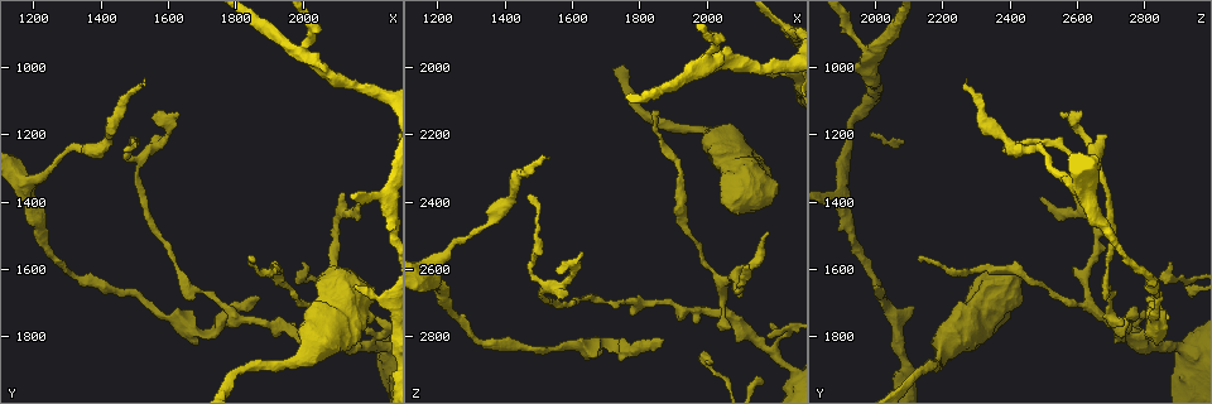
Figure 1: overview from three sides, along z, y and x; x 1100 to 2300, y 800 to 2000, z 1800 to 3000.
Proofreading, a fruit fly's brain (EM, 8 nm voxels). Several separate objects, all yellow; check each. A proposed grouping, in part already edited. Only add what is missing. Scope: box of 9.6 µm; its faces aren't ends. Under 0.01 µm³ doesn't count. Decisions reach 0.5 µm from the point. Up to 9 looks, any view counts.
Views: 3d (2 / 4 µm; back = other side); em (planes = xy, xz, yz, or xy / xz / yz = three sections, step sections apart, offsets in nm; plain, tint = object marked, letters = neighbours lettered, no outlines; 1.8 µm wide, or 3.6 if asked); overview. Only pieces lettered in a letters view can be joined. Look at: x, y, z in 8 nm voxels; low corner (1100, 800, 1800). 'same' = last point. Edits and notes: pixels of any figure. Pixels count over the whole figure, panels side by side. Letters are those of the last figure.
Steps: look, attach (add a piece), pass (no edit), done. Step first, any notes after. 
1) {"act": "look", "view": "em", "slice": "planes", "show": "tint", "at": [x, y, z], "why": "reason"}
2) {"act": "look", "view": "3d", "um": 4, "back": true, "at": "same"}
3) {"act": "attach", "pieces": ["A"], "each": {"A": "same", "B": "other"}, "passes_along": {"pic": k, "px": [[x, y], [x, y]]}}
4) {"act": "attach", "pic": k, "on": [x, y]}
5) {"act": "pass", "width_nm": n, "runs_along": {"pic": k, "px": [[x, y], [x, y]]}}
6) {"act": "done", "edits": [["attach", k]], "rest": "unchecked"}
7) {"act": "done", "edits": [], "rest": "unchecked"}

{"act": "look", "view": "em", "slice": "xz", "step": 8, "show": "letters", "at": [1860, 1680, 2810], "why": "free end"}

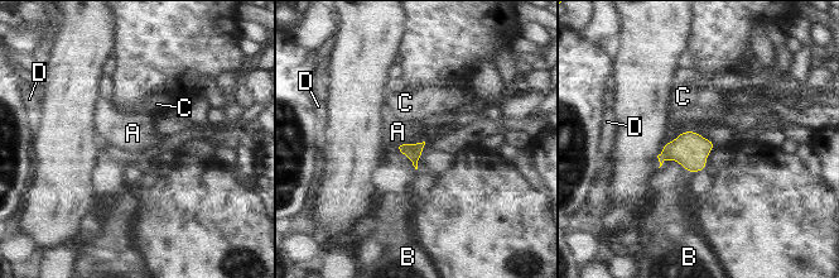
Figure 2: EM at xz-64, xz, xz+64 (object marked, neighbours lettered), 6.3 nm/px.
{"act": "pass", "each": {"A": "other", "B": "other", "C": "other", "D": "other"}, "border": {"pic": 2, "px": [[424, 140], [395, 144]]}, "found": "no lettered piece goes on from it"}

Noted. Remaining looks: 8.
{"act": "look", "view": "em", "slice": "xz", "step": 4, "show": "tint", "at": [2200, 1820, 2850], "why": "two arms in line, one across"}

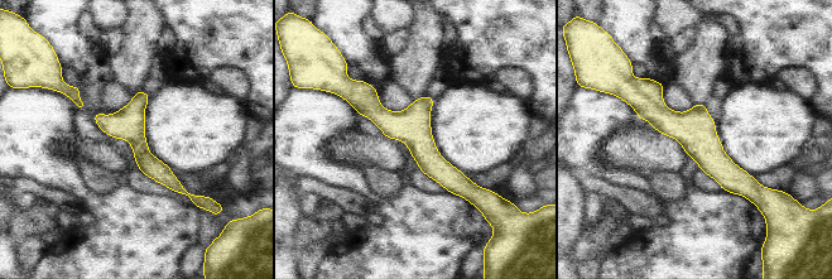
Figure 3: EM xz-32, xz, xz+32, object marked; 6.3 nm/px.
{"act": "look", "view": "em", "slice": "xz", "step": 4, "show": "letters", "at": "same", "why": "what lies round it"}

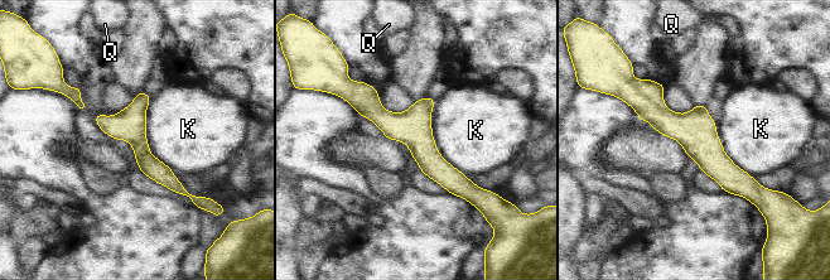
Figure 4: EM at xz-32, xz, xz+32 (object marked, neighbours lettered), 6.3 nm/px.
{"act": "pass", "each": {"K": "other", "Q": "other"}, "runs_along": {"pic": 4, "px": [[352, 101], [474, 188]]}, "found": "no lettered piece goes on from it"}

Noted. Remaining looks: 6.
{"act": "look", "view": "3d", "um": 4, "at": [1540, 1040, 2280]}

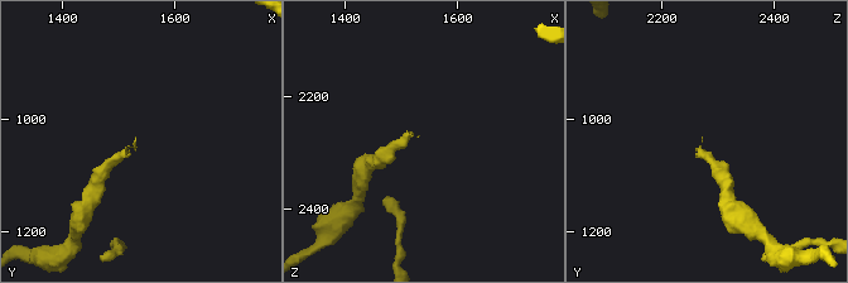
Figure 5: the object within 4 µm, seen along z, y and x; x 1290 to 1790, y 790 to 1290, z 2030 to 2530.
{"act": "look", "view": "em", "slice": "planes", "show": "letters", "at": [1525, 1035, 2270]}

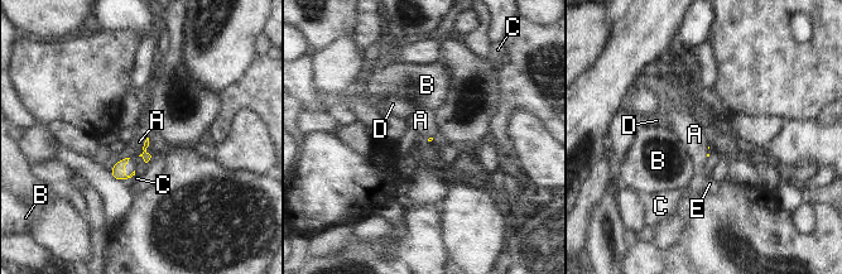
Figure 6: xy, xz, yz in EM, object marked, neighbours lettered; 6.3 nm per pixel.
{"act": "attach", "pieces": ["A"], "each": {"A": "same", "B": "other", "C": "other", "D": "other", "E": "other"}, "passes_along": {"pic": 6, "px": [[145, 155], [143, 148], [139, 142]]}, "found": "it goes on there"}

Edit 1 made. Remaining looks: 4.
{"act": "look", "view": "overview"}

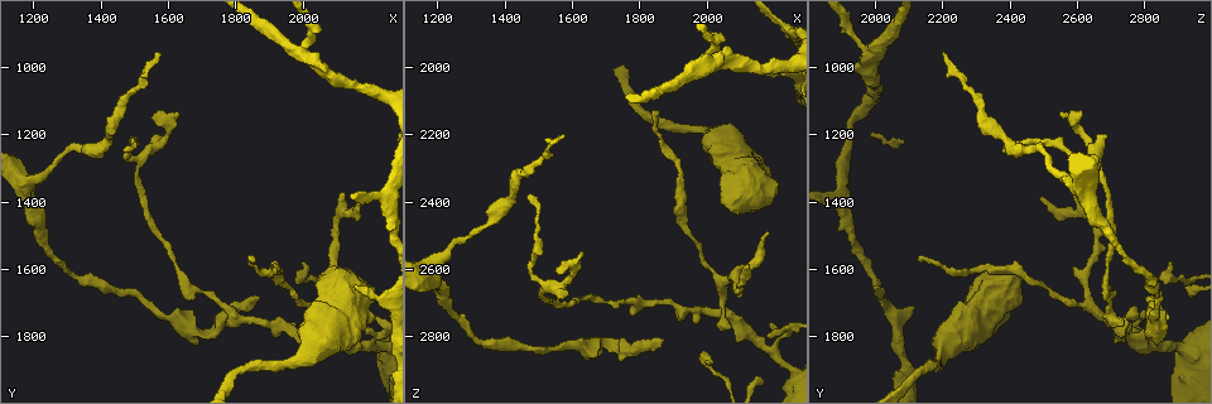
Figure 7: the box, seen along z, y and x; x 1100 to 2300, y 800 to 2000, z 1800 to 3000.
{"act": "look", "view": "3d", "um": 2, "at": [2160, 1650, 1990], "why": "an open end"}

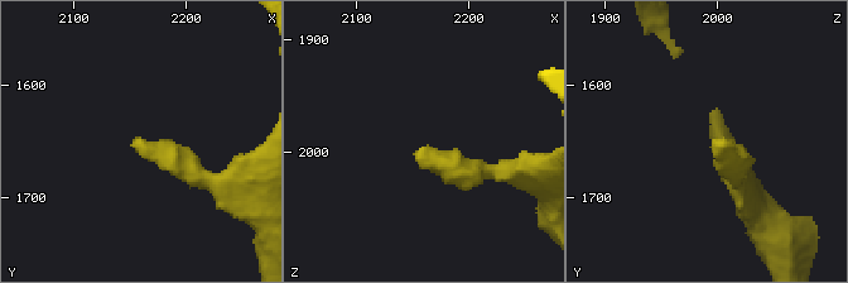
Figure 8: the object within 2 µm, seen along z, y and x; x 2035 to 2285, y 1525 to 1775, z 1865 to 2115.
{"act": "look", "view": "em", "slice": "planes", "show": "letters", "at": [2158, 1650, 1996], "why": "now the EM"}

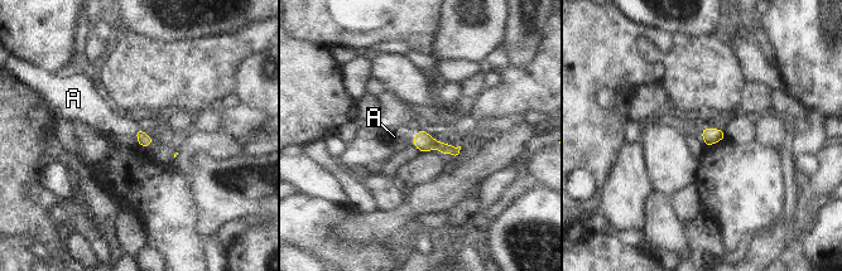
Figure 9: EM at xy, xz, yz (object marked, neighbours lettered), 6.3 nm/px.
{"act": "attach", "pieces": ["A"], "each": {"A": "same"}, "passes_along": {"pic": 9, "px": [[424, 143], [414, 138], [394, 136]]}, "found": "the neuron continues"}

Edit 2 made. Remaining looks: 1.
{"act": "done", "edits": [["attach", 6], ["attach", 9]], "rest": "unchecked"}

